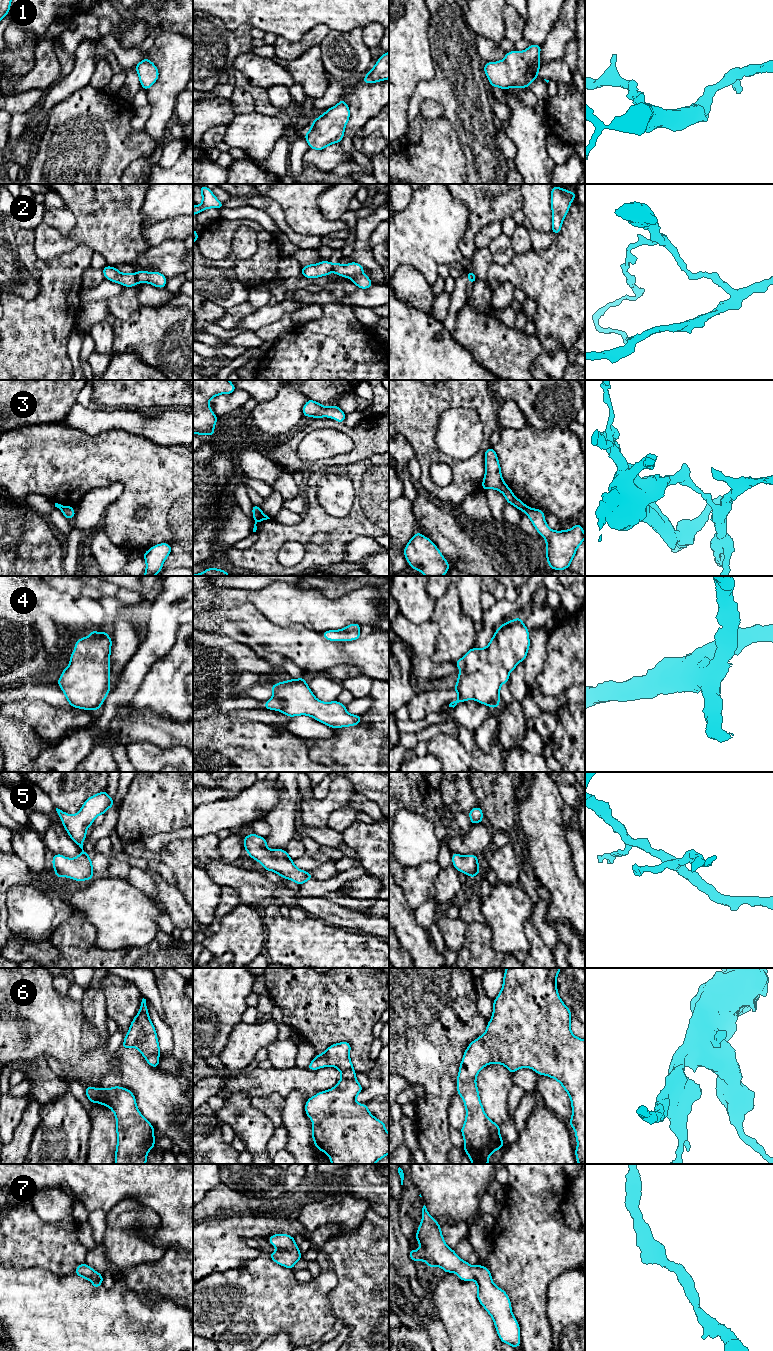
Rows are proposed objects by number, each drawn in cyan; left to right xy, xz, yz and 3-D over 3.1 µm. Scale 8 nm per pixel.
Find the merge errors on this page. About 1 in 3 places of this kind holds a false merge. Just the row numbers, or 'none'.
2, 3

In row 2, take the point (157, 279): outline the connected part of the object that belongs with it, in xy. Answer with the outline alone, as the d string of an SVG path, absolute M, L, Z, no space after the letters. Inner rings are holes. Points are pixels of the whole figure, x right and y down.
M140 270L136 273L137 283L149 283L158 288L166 286L167 278L160 272L146 272Z

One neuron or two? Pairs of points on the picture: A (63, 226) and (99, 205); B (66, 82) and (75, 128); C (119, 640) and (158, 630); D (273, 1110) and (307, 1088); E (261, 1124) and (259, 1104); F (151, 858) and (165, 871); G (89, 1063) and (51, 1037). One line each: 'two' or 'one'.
A: two
B: two
C: two
D: two
E: two
F: one
G: one

